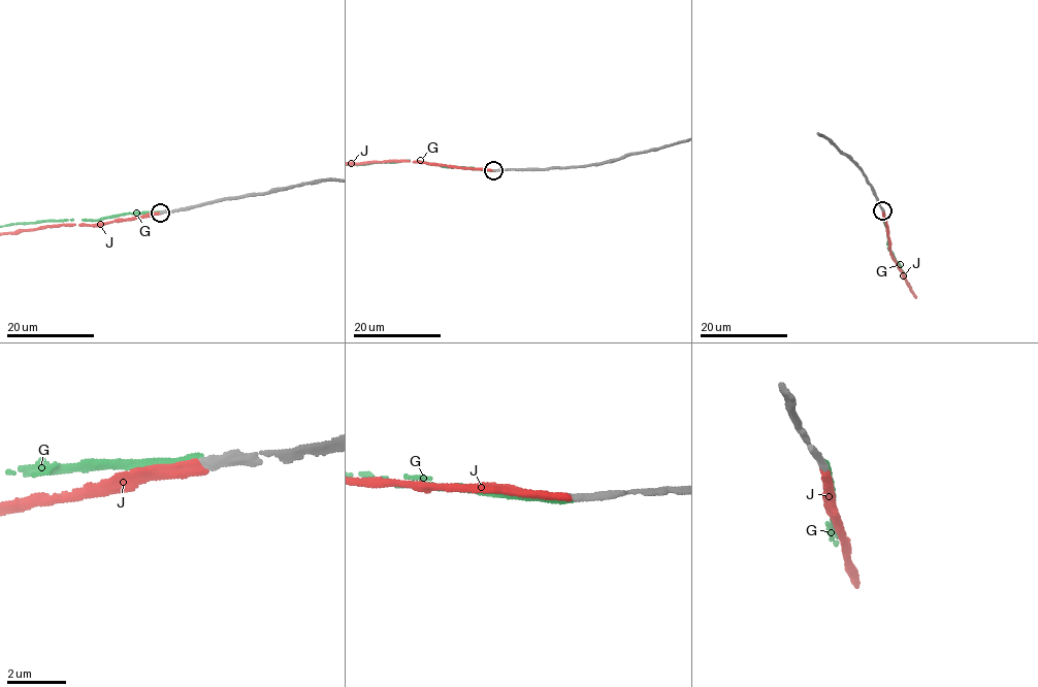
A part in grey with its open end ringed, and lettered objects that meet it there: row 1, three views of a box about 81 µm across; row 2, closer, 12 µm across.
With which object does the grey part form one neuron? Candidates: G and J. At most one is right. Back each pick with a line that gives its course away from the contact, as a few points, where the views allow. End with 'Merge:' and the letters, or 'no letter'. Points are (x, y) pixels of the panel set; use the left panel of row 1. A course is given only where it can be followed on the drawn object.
Merge: J

